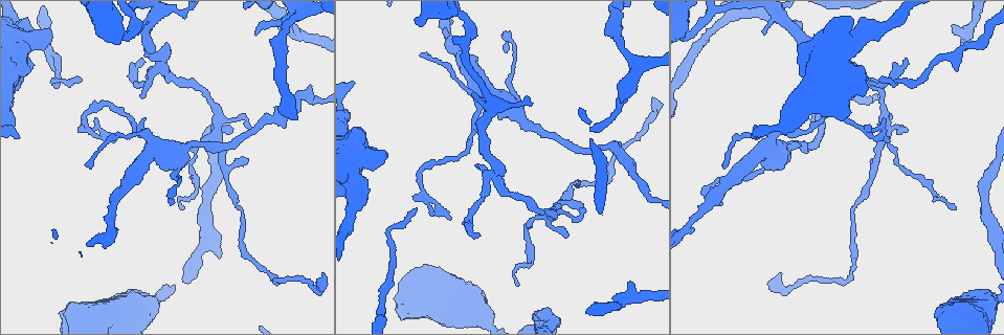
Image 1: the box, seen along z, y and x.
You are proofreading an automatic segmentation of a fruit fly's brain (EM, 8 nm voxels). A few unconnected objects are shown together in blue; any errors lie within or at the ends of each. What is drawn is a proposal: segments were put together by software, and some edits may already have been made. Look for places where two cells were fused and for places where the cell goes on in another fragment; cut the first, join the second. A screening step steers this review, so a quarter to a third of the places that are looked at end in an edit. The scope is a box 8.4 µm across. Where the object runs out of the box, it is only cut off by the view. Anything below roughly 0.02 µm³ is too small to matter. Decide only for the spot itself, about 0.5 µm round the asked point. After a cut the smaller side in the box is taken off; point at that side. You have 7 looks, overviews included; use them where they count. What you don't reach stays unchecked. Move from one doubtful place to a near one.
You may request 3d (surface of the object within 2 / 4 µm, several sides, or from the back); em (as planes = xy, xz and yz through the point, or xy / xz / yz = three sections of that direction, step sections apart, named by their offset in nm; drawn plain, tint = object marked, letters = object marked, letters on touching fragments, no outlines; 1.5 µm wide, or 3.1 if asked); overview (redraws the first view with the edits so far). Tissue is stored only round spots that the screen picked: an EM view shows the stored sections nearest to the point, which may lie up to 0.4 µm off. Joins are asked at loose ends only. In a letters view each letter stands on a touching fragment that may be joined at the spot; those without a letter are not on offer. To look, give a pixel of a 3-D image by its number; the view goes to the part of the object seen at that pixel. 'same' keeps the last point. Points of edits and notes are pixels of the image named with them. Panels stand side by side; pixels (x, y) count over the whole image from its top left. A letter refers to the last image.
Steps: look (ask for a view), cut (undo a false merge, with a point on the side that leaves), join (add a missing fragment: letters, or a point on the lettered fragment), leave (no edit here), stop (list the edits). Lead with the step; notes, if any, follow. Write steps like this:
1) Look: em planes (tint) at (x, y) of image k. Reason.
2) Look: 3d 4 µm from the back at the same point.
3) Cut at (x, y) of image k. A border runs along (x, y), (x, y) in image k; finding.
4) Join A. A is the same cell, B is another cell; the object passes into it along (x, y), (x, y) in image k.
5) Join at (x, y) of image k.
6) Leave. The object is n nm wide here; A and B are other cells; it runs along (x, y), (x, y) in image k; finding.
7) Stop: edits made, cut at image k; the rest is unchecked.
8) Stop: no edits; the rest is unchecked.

Look: em planes (tint) at (255, 33) of image 1. Thin end.

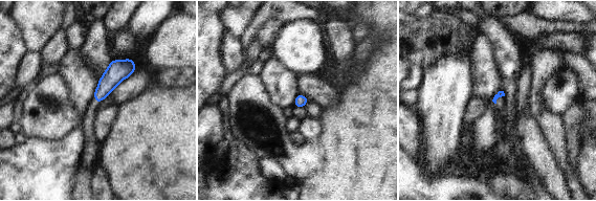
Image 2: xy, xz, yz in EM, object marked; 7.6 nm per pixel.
Look: em planes (letters) at the same point. What lies round it.

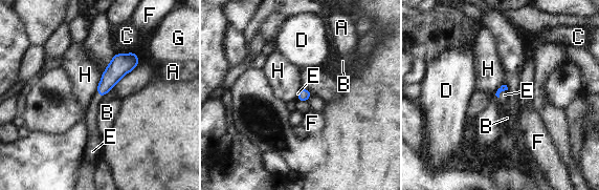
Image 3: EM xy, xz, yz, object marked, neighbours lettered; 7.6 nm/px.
Join E. The longest contact is with H, 120 nm; E is the same cell, A, B, C, D, F, G and H are other cells; it goes on there.

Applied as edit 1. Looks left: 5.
Look: em xy step 8 (letters) at (907, 59) of image 1. Thin end.

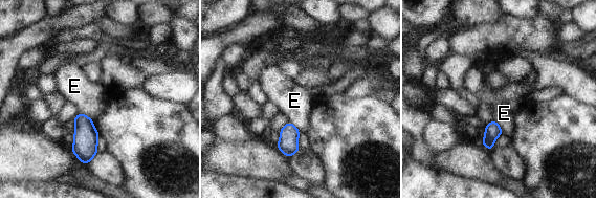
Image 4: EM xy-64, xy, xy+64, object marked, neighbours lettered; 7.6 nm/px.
Look: em planes (letters) at the same point. Another direction.

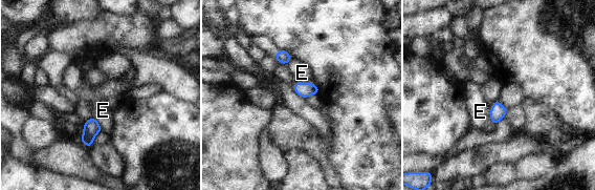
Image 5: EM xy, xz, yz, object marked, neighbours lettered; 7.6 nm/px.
Leave. The object is 100 nm wide here; the longest contact is with E, 160 nm; E is another cell; no lettered fragment goes on from it.

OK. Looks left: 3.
Look: 3d 2 µm from the back at (417, 208) of image 1. Thin end.

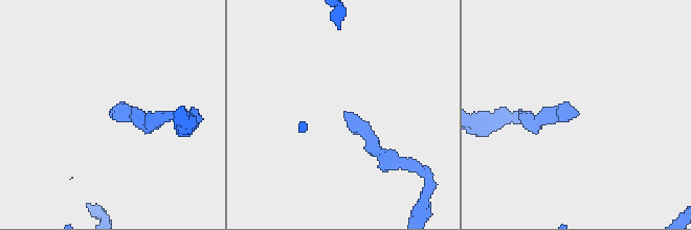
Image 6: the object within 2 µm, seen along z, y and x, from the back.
Look: em planes (plain) at (347, 115) of image 6. Now the EM.

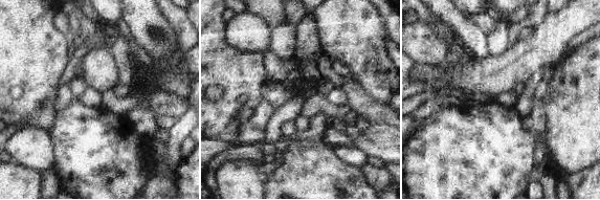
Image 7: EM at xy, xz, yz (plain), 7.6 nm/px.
Look: em planes (letters) at the same point. See the neighbours.

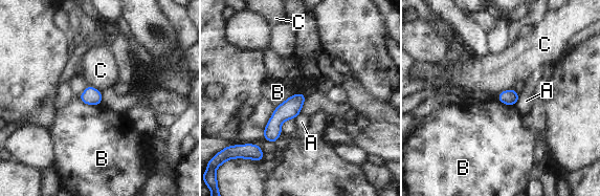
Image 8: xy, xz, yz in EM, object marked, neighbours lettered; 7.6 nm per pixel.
Leave. The object is 110 nm wide here; A, B and C are other cells; a border runs along (513, 87), (503, 90), (498, 94) in image 8; no lettered fragment goes on from it.

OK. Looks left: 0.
Stop: edits made, join at image 3; the rest is unchecked.

